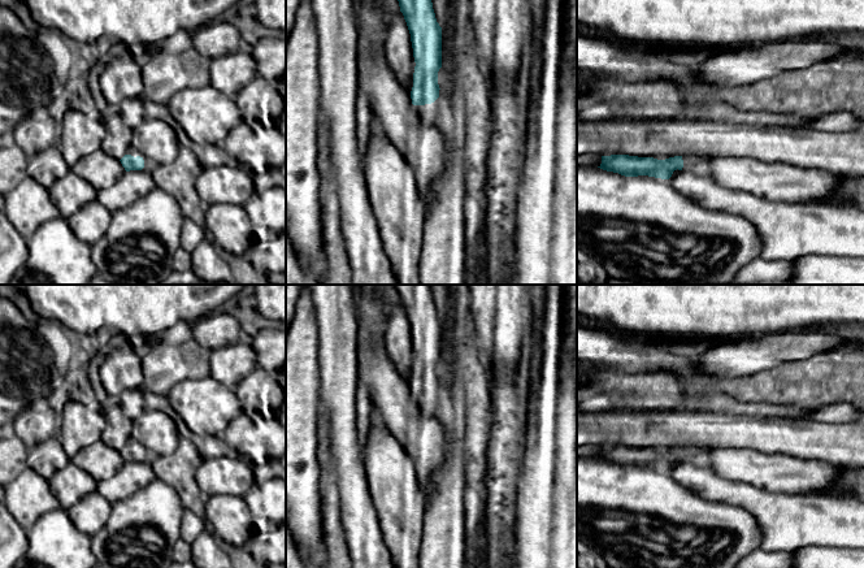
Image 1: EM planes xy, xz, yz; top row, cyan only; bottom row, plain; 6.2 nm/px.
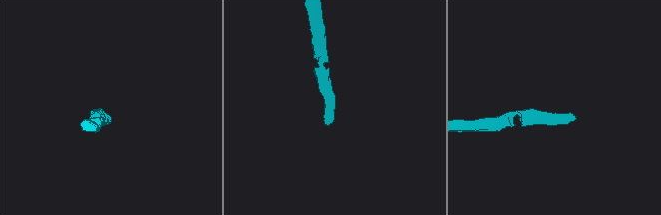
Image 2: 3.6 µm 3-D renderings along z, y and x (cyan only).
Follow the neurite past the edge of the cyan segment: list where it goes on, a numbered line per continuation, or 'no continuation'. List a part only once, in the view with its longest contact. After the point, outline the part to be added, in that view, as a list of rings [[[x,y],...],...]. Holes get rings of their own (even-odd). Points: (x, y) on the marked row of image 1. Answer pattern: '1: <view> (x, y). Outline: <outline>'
1: xy (131, 151). Outline: [[[130,146],[127,152],[126,152],[126,155],[131,155],[134,157],[140,156],[144,160],[144,168],[142,170],[147,170],[148,169],[148,166],[149,166],[148,159],[142,152],[139,152],[136,148]]]

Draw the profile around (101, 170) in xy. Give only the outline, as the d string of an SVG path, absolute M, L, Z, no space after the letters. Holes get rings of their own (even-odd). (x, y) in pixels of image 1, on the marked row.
M101 148L82 157L70 170L96 190L110 187L126 172L118 159L109 156Z

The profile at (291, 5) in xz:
M286 0L286 40L295 23L295 17L301 0Z

